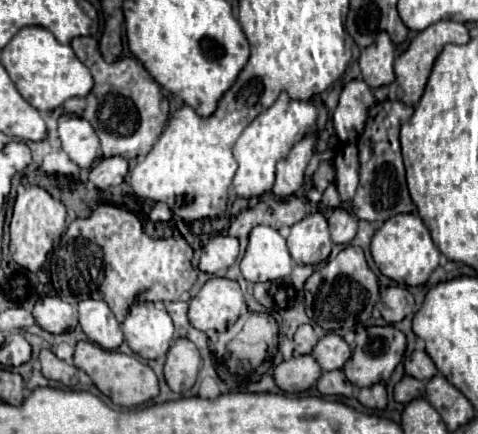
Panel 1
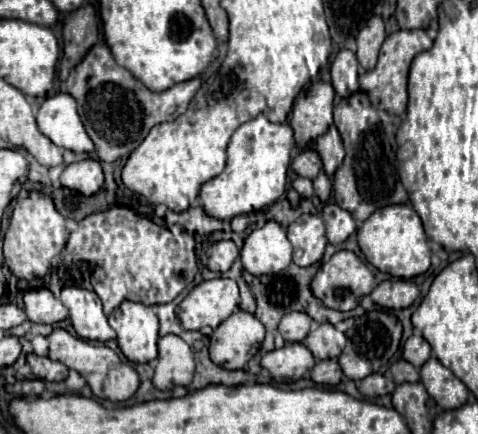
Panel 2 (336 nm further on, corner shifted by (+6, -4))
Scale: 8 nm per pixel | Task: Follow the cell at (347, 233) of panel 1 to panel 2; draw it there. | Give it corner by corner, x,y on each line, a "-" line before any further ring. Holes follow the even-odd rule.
326,204
322,210
322,220
326,226
326,238
330,244
344,242
356,230
354,218
338,204

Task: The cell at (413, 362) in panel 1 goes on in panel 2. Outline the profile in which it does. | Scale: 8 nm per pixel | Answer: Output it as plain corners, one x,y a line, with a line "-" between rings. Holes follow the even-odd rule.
414,332
414,334
404,342
402,356
404,356
410,364
414,364
416,368
420,368
420,366
432,356
432,348
430,348
430,344
422,338
420,332

